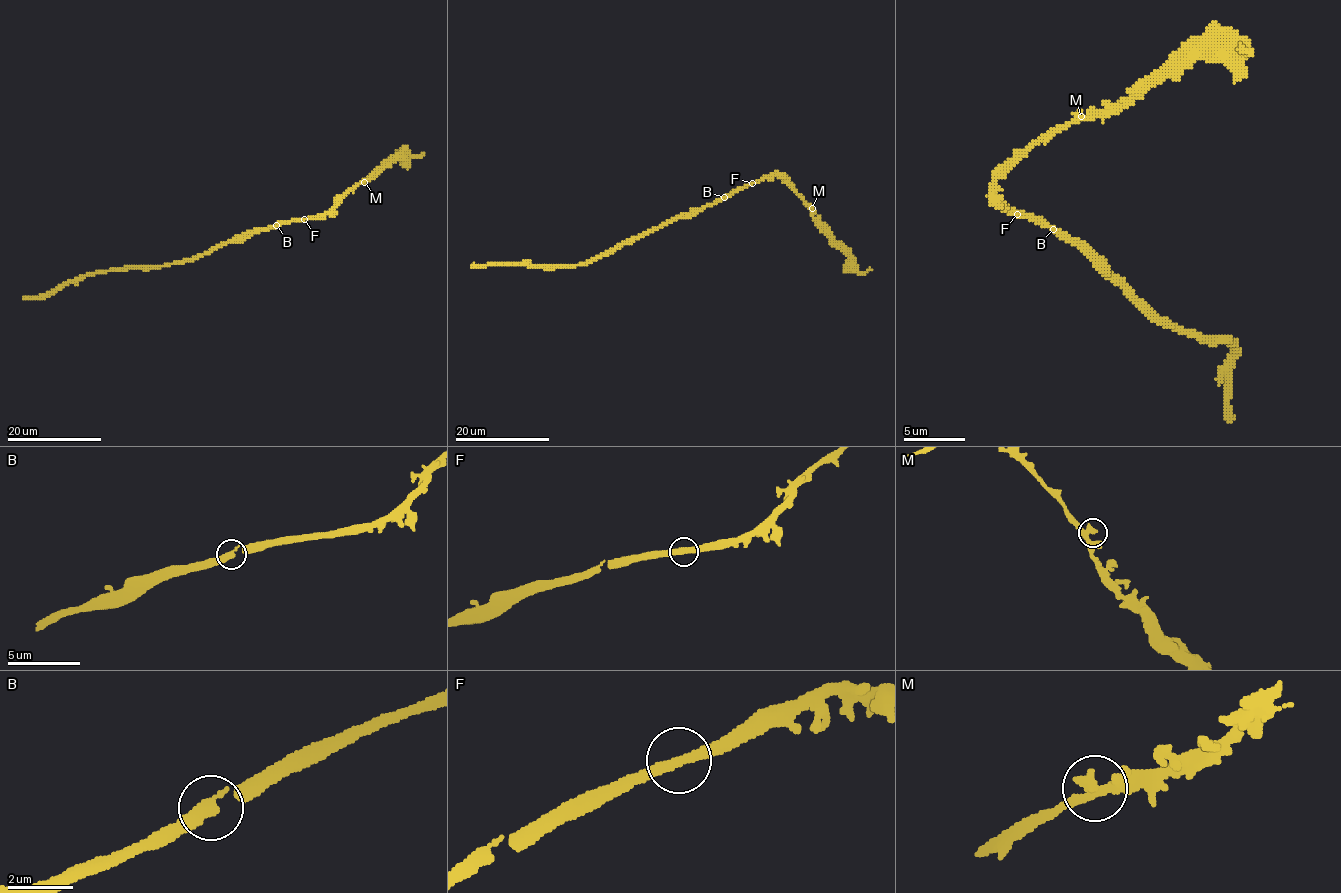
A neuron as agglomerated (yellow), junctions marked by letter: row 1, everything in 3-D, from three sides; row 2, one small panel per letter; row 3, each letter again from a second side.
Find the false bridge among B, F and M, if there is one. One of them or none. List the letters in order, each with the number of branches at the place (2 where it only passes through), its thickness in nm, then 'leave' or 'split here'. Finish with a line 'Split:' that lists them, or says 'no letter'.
B: branches 2; calibre 340 nm; leave
F: branches 2; calibre 320 nm; leave
M: branches 2; calibre 320 nm; leave
Split: no letter

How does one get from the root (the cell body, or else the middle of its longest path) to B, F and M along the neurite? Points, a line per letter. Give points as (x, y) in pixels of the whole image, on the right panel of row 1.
B: (1094, 257), (1054, 229)
F: (1094, 257), (1066, 235), (1057, 235), (1039, 220), (1017, 214)
M: (1094, 257), (1066, 235), (993, 199), (999, 177), (1039, 141), (1081, 116)

